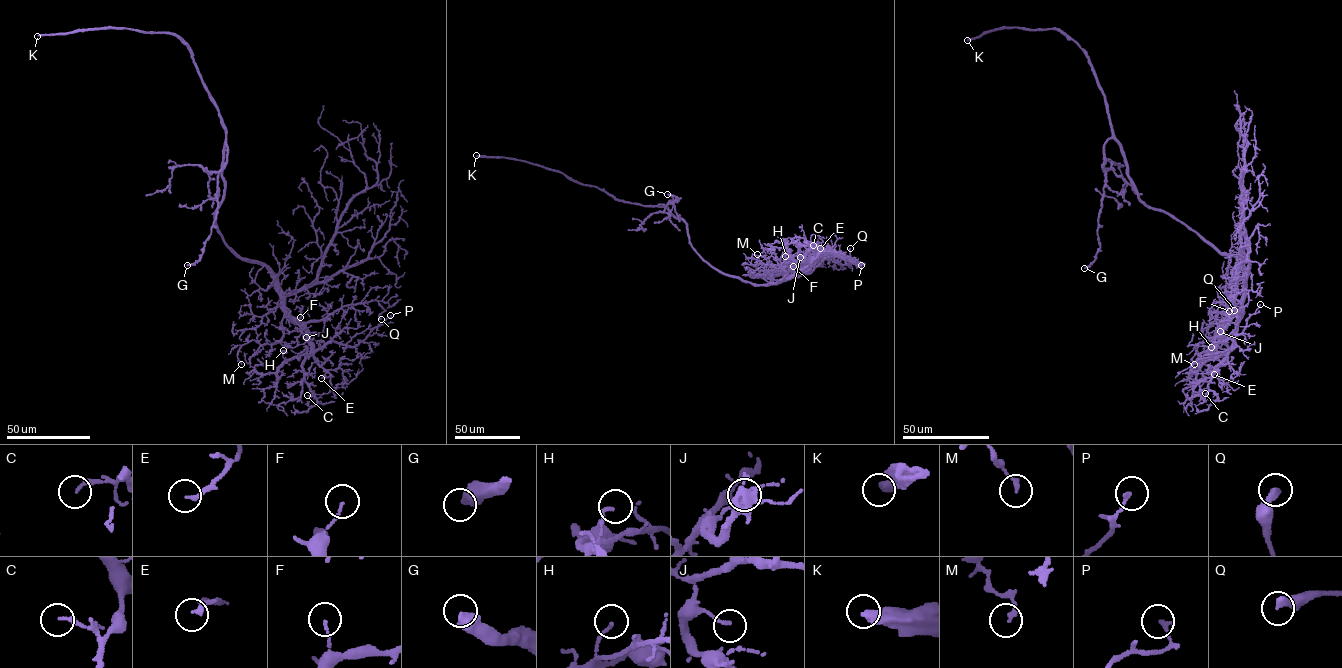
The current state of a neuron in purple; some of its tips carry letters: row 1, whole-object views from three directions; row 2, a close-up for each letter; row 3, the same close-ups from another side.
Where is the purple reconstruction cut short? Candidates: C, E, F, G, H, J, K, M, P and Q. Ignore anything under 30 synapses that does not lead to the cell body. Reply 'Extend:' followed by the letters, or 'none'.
Extend: K

